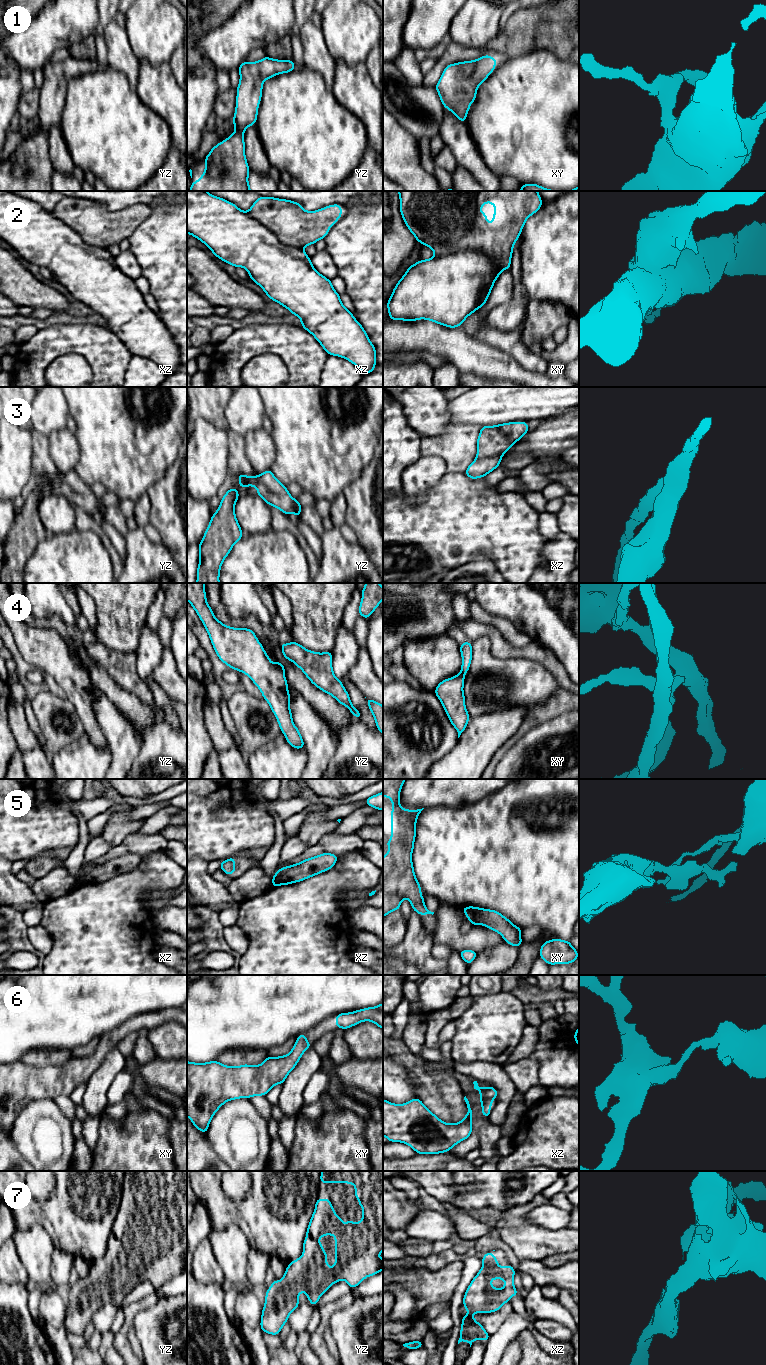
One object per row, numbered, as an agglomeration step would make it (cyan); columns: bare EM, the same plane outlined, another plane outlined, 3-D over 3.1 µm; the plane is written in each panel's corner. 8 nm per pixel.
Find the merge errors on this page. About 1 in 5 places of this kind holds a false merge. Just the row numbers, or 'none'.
2, 4, 5

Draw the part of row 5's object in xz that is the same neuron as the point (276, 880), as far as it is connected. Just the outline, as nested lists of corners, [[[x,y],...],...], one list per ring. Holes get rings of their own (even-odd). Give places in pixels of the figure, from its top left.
[[[276,874],[272,877],[272,887],[280,886],[280,885],[288,885],[292,882],[286,879],[284,876],[277,876]]]

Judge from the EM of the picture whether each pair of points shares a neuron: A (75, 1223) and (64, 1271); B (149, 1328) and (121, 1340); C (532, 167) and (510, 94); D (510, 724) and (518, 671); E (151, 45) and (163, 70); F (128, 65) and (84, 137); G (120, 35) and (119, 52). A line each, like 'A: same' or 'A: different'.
A: different
B: different
C: same
D: different
E: different
F: different
G: same

